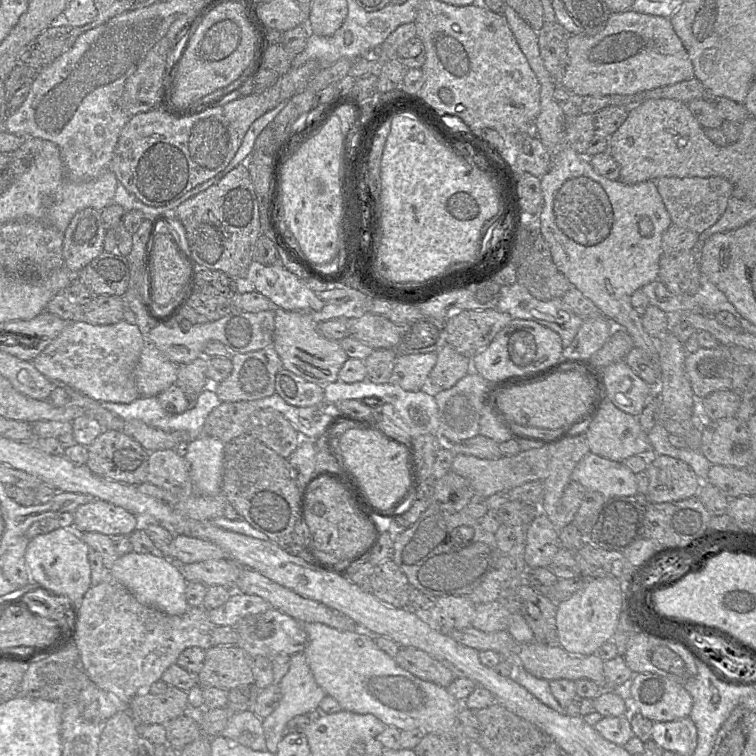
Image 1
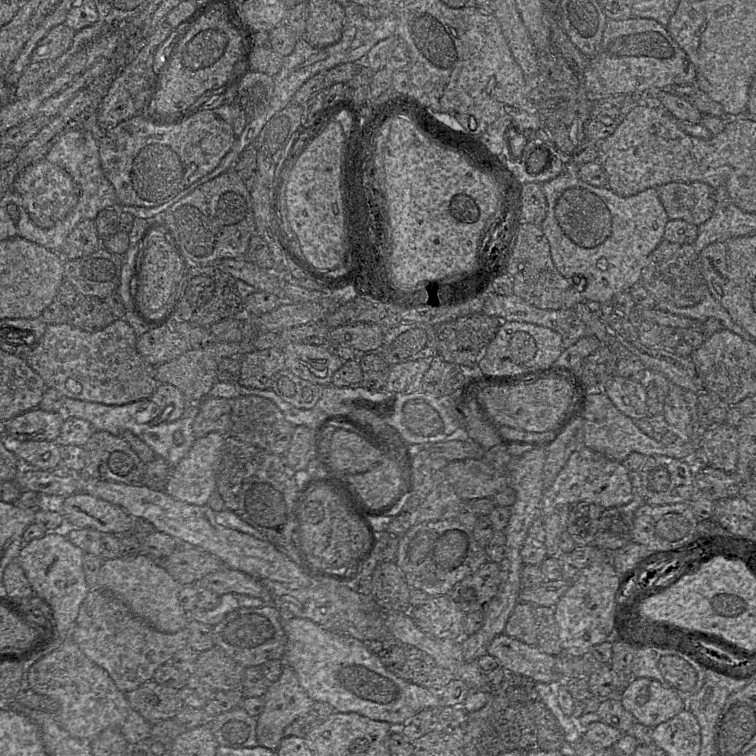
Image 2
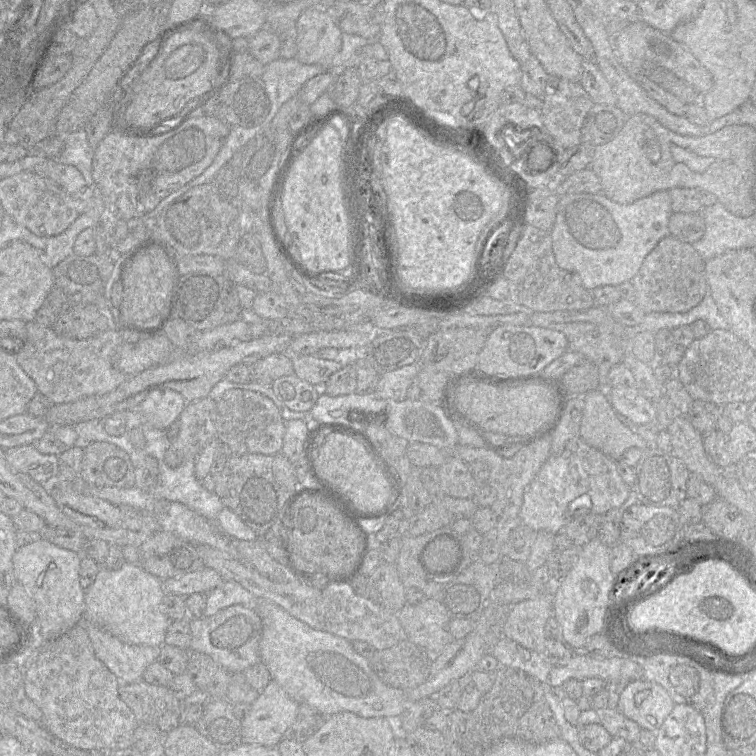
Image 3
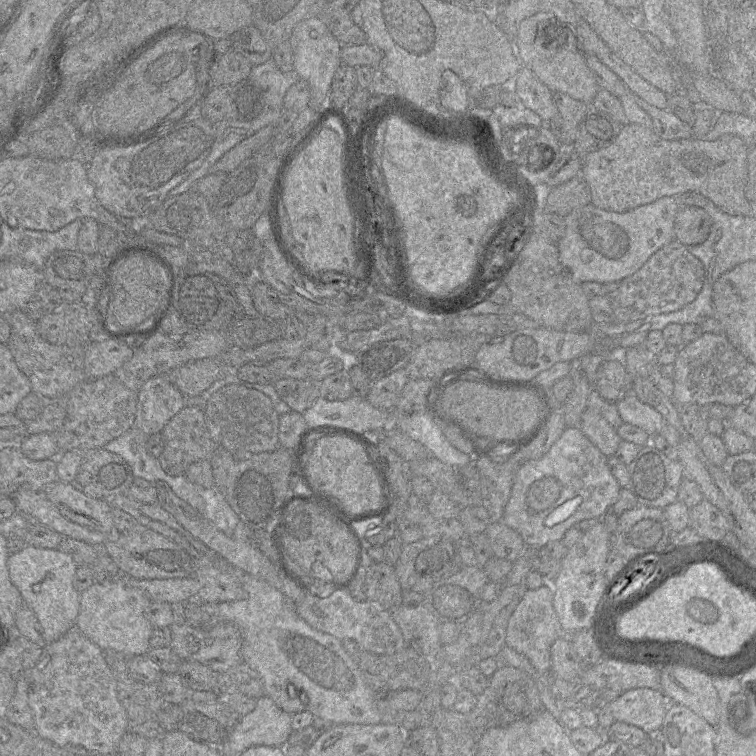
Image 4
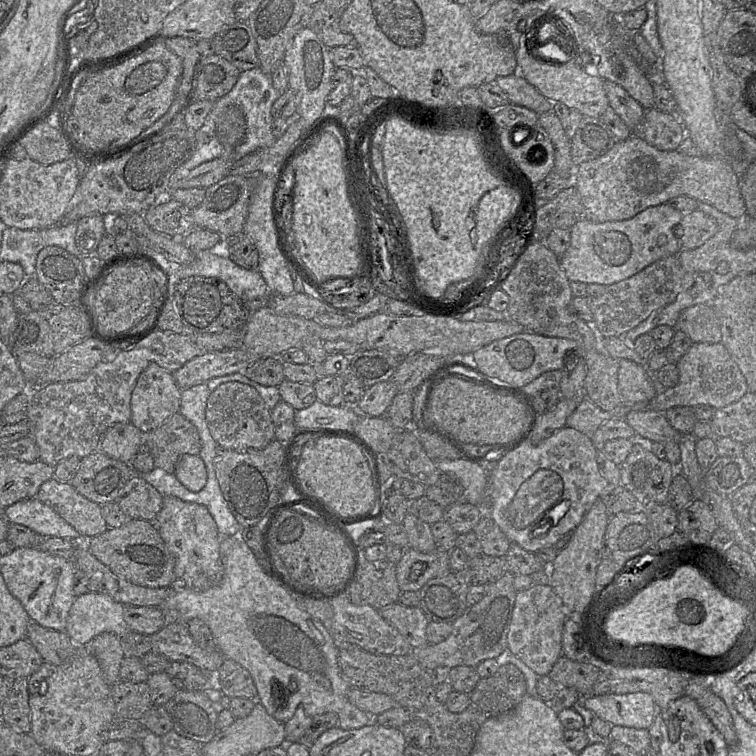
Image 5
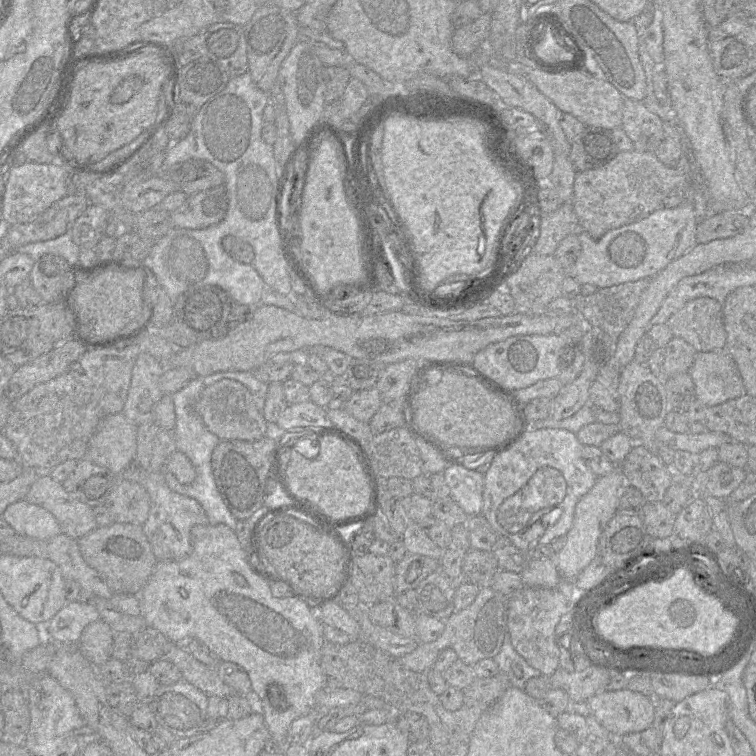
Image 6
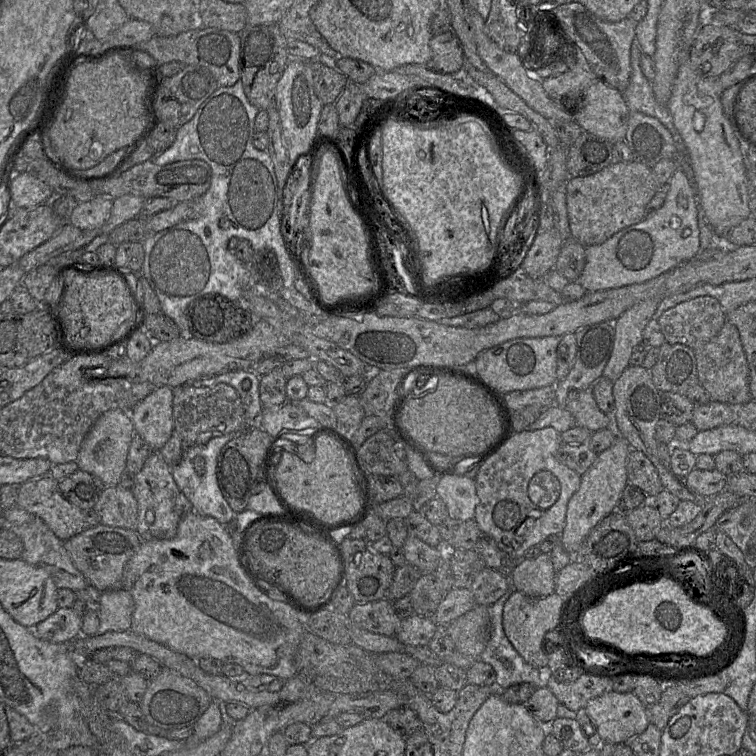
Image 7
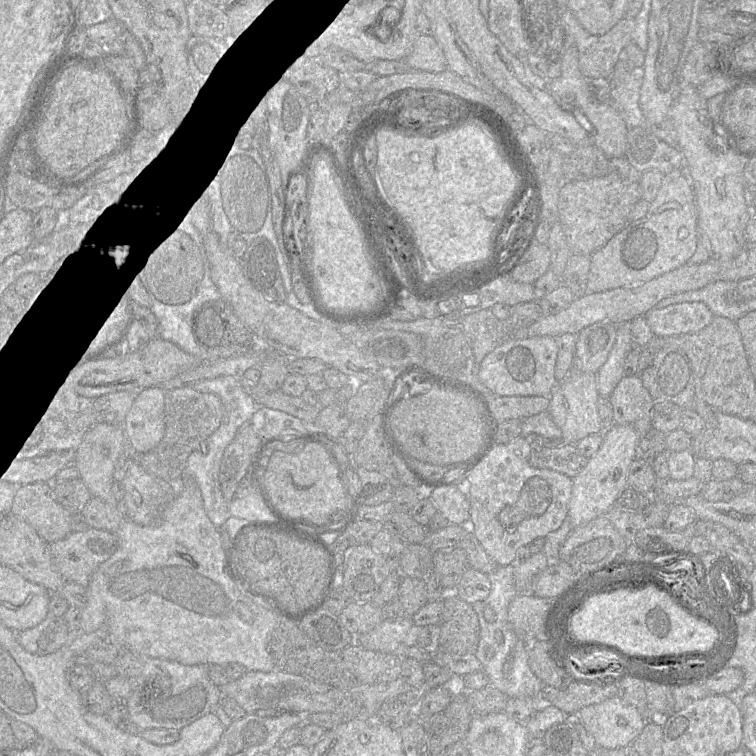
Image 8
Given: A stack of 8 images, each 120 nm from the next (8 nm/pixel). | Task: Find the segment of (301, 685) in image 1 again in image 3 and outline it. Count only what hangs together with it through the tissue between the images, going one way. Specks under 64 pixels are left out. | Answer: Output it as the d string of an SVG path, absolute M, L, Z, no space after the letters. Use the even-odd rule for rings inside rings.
M271 680L241 720L242 744L278 746L288 728L297 720L298 709L299 704Z

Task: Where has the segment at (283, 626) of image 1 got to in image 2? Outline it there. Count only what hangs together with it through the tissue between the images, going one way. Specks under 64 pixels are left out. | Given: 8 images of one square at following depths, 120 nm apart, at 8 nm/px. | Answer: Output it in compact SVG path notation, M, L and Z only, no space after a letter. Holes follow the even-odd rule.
M272 603L259 608L236 609L212 628L215 647L222 649L245 669L283 658L287 642L283 629L283 613Z

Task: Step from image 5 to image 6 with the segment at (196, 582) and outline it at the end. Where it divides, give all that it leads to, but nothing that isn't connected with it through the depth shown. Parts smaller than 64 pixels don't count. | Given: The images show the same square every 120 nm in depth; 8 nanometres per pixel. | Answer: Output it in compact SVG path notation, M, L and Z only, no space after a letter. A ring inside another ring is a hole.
M165 472L149 473L142 485L150 497L150 510L143 532L157 561L179 560L192 550L190 532L195 525L208 525L208 518L200 503L190 497L172 491L166 481Z

